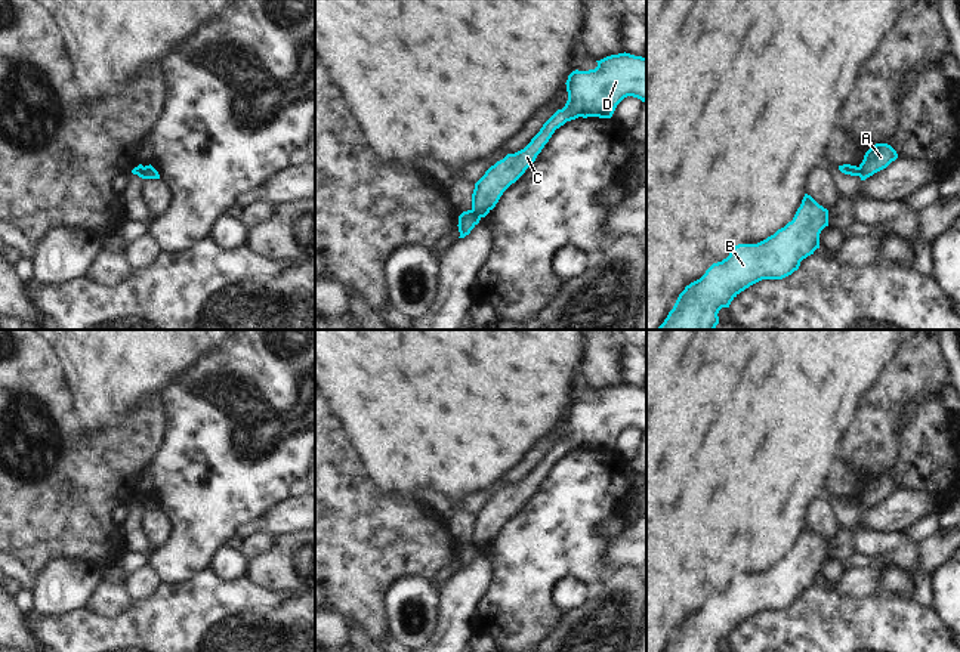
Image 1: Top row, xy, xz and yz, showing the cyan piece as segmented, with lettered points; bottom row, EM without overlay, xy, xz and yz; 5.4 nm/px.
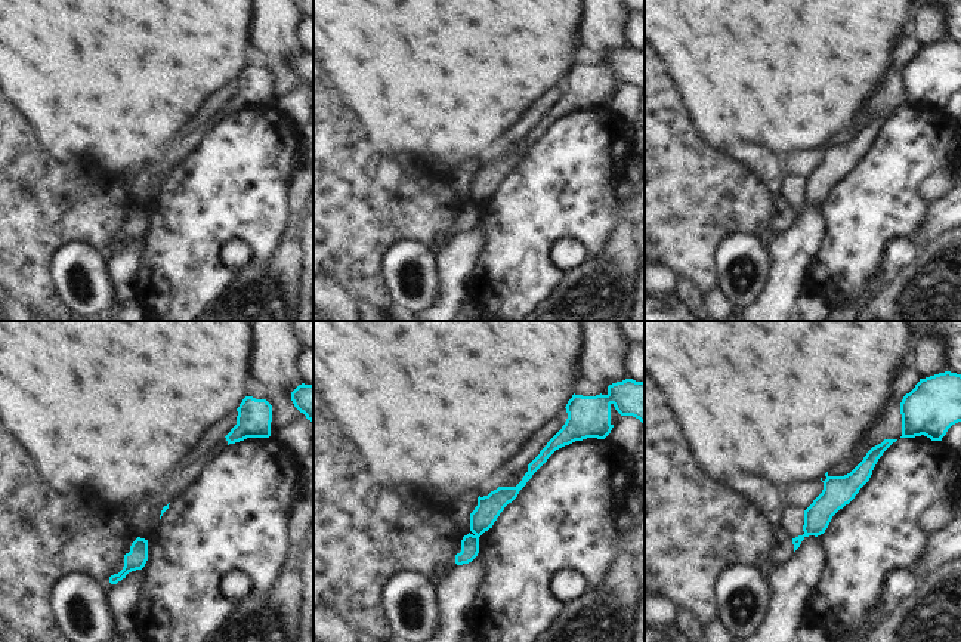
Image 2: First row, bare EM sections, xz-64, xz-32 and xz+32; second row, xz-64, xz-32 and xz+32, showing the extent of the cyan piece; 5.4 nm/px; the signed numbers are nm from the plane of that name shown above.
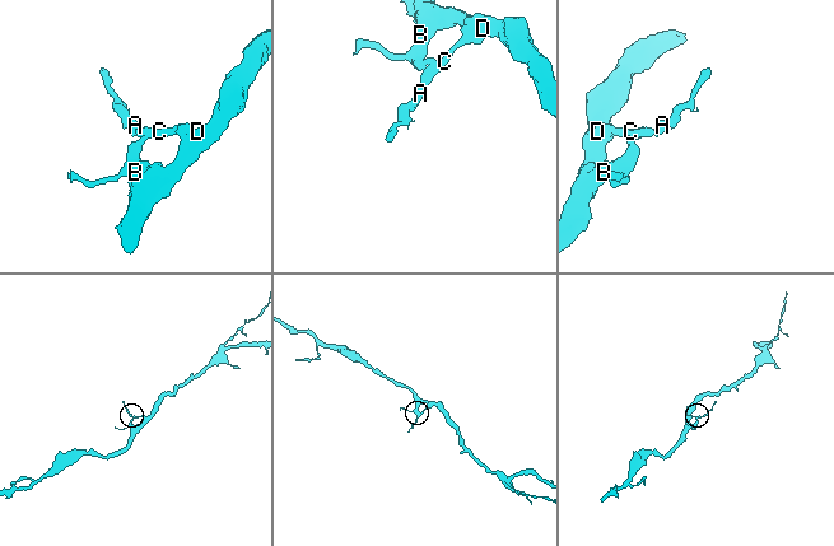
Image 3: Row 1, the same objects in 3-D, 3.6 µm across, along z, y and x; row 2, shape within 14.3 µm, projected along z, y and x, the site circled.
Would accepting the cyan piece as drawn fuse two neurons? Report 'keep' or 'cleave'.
cleave

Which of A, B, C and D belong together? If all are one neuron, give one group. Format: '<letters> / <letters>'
A / B C D

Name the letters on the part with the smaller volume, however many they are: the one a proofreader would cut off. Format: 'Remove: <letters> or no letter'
Remove: A.

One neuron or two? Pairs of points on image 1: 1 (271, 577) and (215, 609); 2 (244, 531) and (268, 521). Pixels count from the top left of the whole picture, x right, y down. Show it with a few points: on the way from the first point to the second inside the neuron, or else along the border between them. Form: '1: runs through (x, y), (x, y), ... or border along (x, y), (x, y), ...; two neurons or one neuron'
1: border along (244, 575), (265, 589), (290, 593); two neurons
2: border along (259, 518), (261, 530); two neurons

